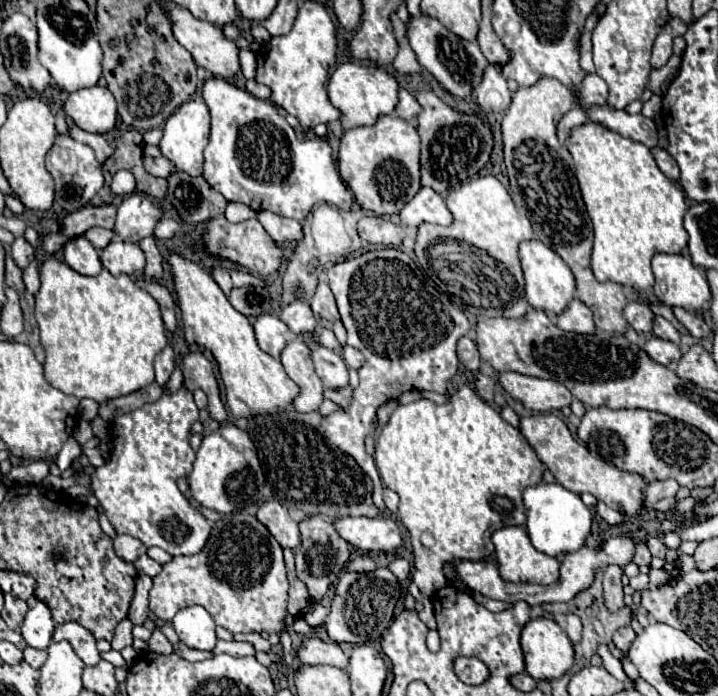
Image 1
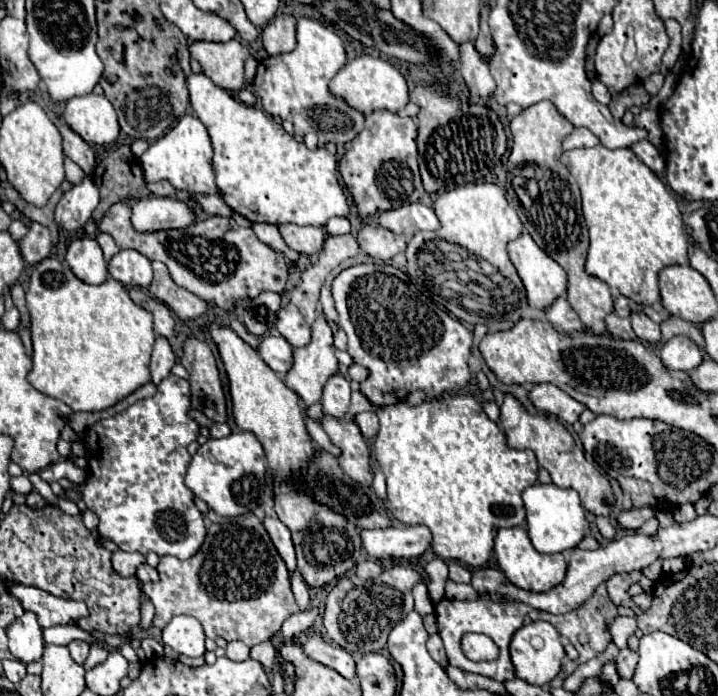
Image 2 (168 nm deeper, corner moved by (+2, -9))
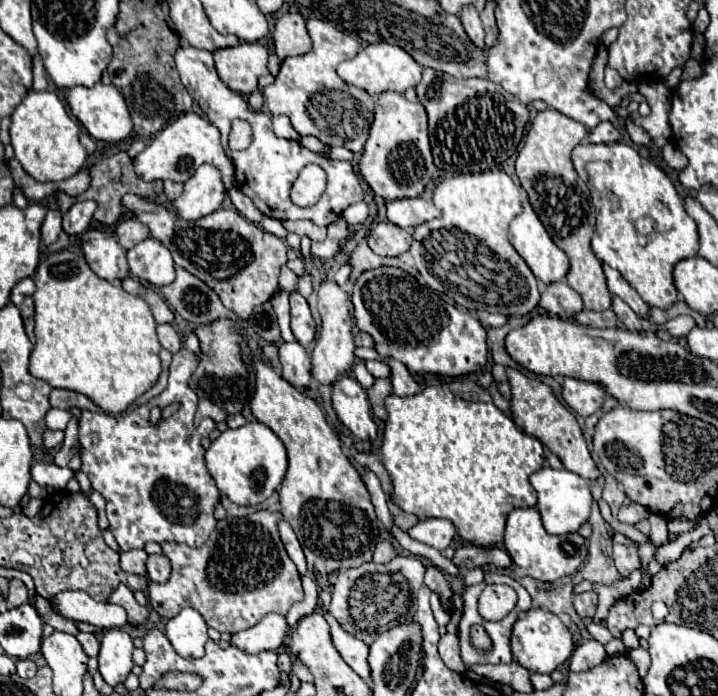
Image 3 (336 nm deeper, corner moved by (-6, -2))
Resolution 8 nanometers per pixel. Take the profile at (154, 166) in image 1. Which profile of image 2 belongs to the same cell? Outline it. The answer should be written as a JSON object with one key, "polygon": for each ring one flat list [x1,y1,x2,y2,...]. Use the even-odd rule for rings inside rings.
{"polygon":[[157,181,157,183,149,183,147,185,149,191,157,197,173,197,175,195,175,187,169,181]]}

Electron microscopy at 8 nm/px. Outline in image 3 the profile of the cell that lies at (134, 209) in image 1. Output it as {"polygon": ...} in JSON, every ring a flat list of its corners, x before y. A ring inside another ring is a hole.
{"polygon":[[199,166,199,170,185,182,179,198,171,200,171,208,181,220,197,220,219,208,223,202,225,188,221,184,221,174,215,166]]}

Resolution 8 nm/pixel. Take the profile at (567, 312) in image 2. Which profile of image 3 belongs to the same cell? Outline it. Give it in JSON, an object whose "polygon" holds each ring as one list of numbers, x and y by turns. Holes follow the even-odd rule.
{"polygon":[[553,282,541,294,539,306,563,320,575,320,575,314,583,310,583,300,565,282]]}

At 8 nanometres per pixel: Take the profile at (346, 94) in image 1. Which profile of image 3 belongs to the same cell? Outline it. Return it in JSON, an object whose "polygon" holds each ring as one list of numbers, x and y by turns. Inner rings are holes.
{"polygon":[[369,44,365,48,361,48,361,52,339,64,337,74,347,82,353,84,357,88,363,88,365,92,369,92,371,96,379,96,383,92,399,92,403,94,407,88,415,88,421,82,421,66,399,46,391,46,391,44]]}

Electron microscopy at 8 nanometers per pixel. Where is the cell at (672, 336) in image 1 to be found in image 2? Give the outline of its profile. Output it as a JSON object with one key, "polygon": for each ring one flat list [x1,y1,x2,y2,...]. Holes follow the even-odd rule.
{"polygon":[[643,311,631,313,631,327,633,327,635,335,641,341,649,341,649,343,661,341,661,329,659,329,659,325,655,321,651,321]]}

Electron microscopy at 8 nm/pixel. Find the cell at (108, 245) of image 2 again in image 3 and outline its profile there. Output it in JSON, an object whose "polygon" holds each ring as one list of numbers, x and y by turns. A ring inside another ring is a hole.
{"polygon":[[123,218,121,222,115,224,115,238,117,242,129,250,131,246,139,244,141,240,145,240,149,234,147,234,147,226,143,226,141,222,135,222,133,218]]}

